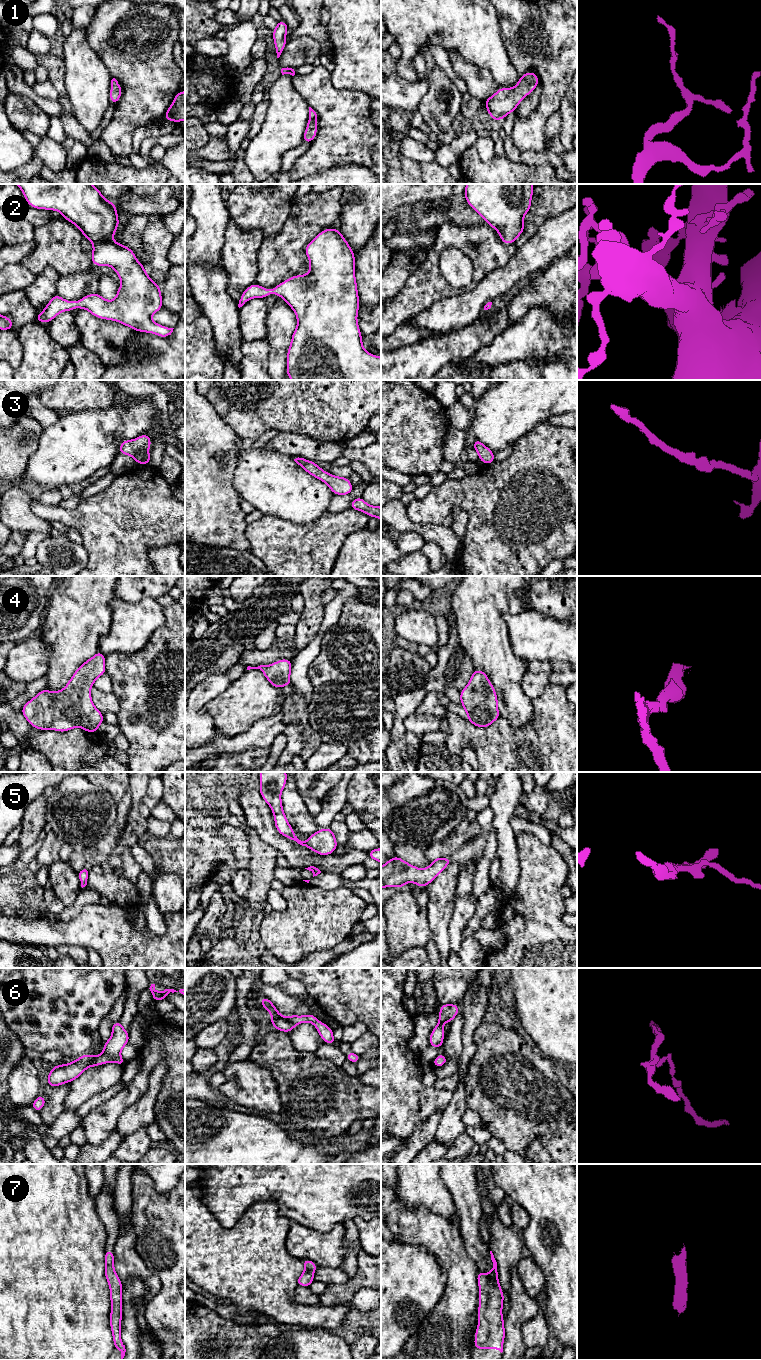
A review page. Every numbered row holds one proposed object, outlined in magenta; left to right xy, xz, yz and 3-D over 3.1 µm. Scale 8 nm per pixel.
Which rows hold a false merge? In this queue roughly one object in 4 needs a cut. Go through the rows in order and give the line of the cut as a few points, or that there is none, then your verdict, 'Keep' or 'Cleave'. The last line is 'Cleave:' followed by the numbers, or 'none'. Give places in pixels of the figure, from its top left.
1: No split. Keep
2: No split. Keep
3: No split. Keep
4: No split. Keep
5: No split. Keep
6: No split. Keep
7: No split. Keep
Cleave: none

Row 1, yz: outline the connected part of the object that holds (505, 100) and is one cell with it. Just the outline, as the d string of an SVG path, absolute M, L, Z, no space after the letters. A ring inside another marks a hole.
M526 72L513 88L498 88L497 92L484 101L492 120L500 121L514 112L525 96L532 93L539 79L535 72Z

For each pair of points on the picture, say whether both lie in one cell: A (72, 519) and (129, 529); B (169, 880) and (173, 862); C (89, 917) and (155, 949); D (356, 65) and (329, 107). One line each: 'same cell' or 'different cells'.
A: same cell
B: different cells
C: same cell
D: different cells

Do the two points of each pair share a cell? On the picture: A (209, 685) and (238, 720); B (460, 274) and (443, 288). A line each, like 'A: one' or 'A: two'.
A: two
B: two

